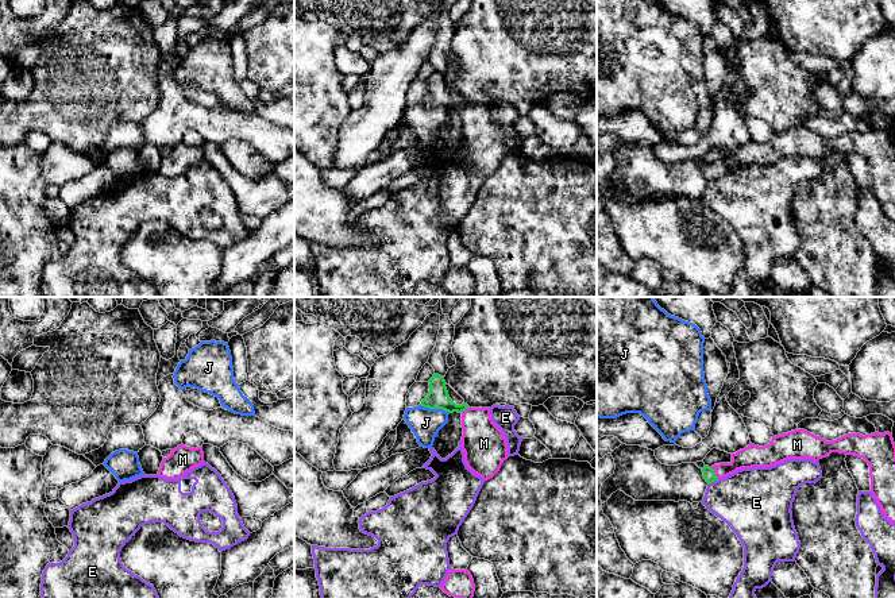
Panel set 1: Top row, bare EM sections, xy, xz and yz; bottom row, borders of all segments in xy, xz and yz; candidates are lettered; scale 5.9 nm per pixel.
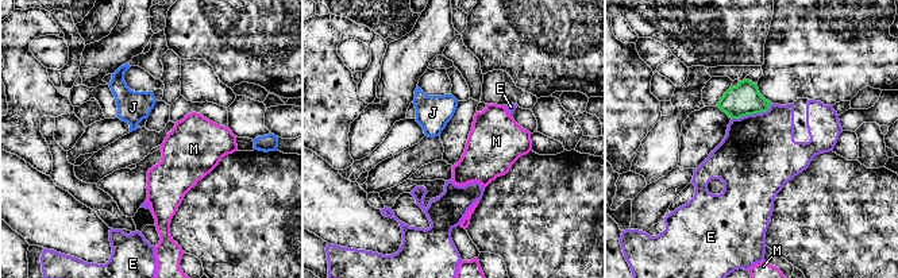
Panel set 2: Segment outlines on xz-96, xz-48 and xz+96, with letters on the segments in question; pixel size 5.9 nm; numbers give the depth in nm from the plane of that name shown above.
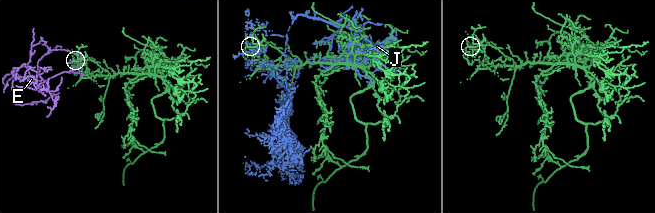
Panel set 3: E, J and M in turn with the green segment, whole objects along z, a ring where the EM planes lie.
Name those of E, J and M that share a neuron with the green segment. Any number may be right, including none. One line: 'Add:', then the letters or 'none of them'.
Add: M

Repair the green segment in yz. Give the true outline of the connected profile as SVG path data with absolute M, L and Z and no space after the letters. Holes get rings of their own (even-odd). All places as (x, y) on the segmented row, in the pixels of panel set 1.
M805 429L772 436L771 441L759 447L749 444L732 454L730 463L720 463L702 468L707 483L722 479L737 470L771 467L787 459L811 459L818 462L832 452L863 458L869 466L871 493L876 498L884 517L895 522L895 443L892 433L848 433L826 441Z

